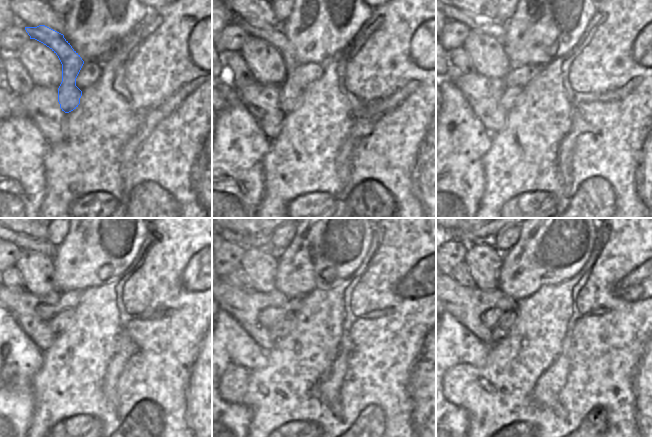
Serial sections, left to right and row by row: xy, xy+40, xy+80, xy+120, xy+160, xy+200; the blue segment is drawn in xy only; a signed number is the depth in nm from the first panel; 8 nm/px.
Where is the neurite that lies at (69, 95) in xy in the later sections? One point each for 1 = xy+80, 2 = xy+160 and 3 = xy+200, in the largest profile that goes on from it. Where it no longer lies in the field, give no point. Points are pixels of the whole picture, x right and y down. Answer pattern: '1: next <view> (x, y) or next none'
1: next xy+80 (495, 29)
2: next xy+160 (246, 240)
3: next xy+200 (504, 325)

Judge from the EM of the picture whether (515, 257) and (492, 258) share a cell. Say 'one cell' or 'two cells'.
two cells

